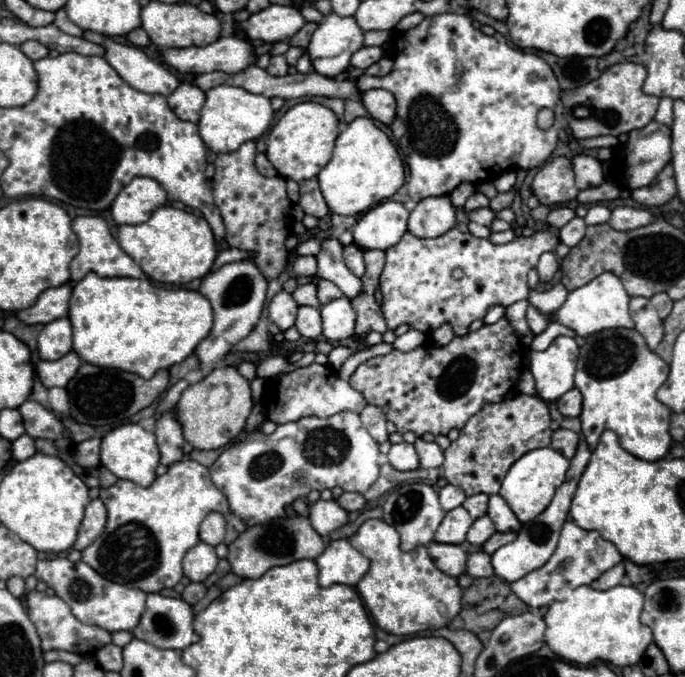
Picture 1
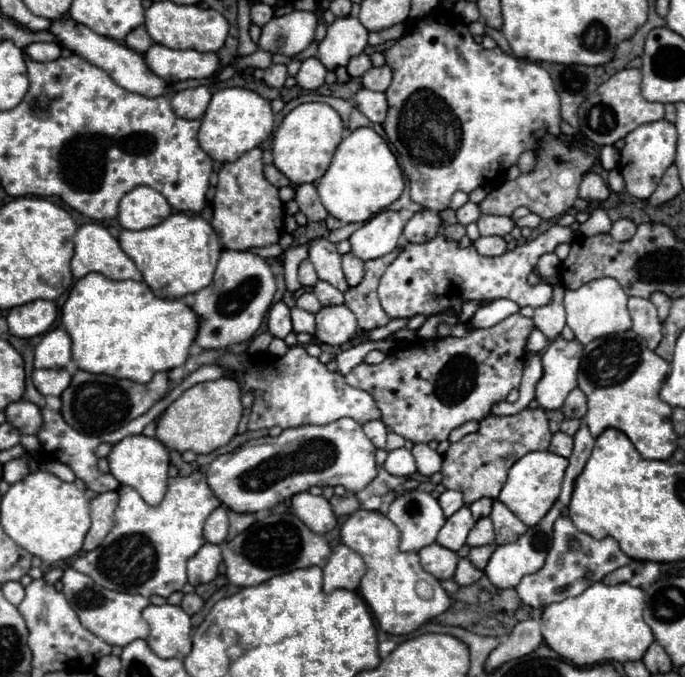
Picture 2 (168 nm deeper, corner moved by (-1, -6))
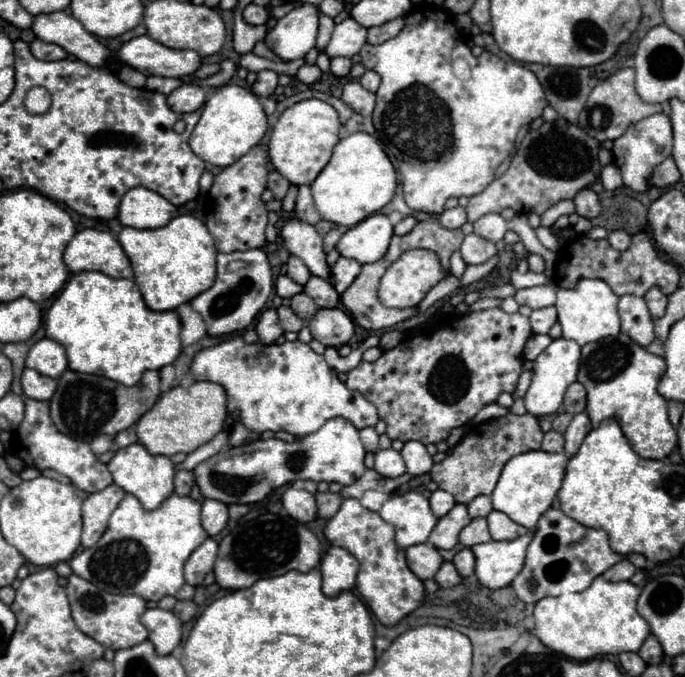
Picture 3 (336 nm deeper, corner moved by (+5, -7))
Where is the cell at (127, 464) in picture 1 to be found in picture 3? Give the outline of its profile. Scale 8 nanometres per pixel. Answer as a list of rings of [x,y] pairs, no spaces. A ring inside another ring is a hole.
[[[132,443],[124,449],[118,449],[108,463],[108,471],[112,473],[114,483],[126,493],[134,495],[148,511],[156,509],[174,491],[174,463],[166,455],[152,455],[142,443]]]

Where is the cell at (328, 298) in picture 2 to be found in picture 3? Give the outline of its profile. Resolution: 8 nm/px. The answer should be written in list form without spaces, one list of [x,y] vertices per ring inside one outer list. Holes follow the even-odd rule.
[[[310,277],[308,283],[304,285],[304,293],[310,295],[318,307],[336,307],[340,301],[340,295],[336,293],[336,289],[320,277]]]

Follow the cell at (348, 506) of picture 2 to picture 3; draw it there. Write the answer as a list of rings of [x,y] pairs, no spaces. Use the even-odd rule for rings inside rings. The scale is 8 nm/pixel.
[[[326,491],[326,493],[316,493],[318,517],[322,517],[322,519],[334,517],[336,511],[340,509],[342,501],[344,501],[344,499],[342,499],[342,495],[338,495],[338,493],[330,493],[330,491]]]

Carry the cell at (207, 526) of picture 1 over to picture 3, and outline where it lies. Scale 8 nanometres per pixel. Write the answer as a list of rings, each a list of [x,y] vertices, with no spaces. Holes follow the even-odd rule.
[[[206,499],[202,503],[202,527],[210,537],[216,537],[228,521],[228,505],[214,501],[214,499]]]

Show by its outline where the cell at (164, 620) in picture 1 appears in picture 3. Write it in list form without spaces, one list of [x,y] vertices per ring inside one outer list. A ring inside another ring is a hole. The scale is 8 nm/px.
[[[160,607],[146,609],[140,621],[148,629],[148,639],[154,643],[158,655],[170,655],[182,641],[182,621],[172,611]]]

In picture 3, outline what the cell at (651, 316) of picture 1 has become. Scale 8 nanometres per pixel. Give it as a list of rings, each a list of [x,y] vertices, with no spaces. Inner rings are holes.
[[[622,295],[618,303],[618,313],[622,321],[622,333],[632,337],[642,347],[648,347],[654,341],[654,323],[644,297]]]

